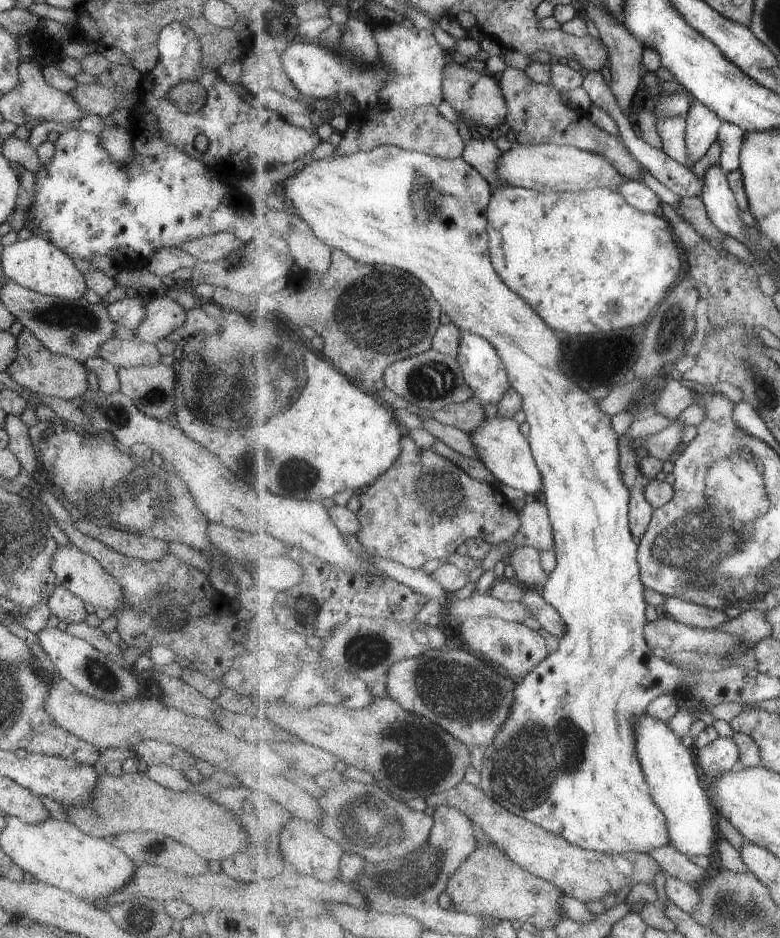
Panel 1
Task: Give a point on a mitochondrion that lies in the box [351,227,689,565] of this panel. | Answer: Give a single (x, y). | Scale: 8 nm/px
(445, 497)

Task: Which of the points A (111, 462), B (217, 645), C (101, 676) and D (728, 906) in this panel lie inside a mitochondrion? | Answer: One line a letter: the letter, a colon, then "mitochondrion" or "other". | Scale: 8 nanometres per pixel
A: other
B: other
C: mitochondrion
D: mitochondrion

